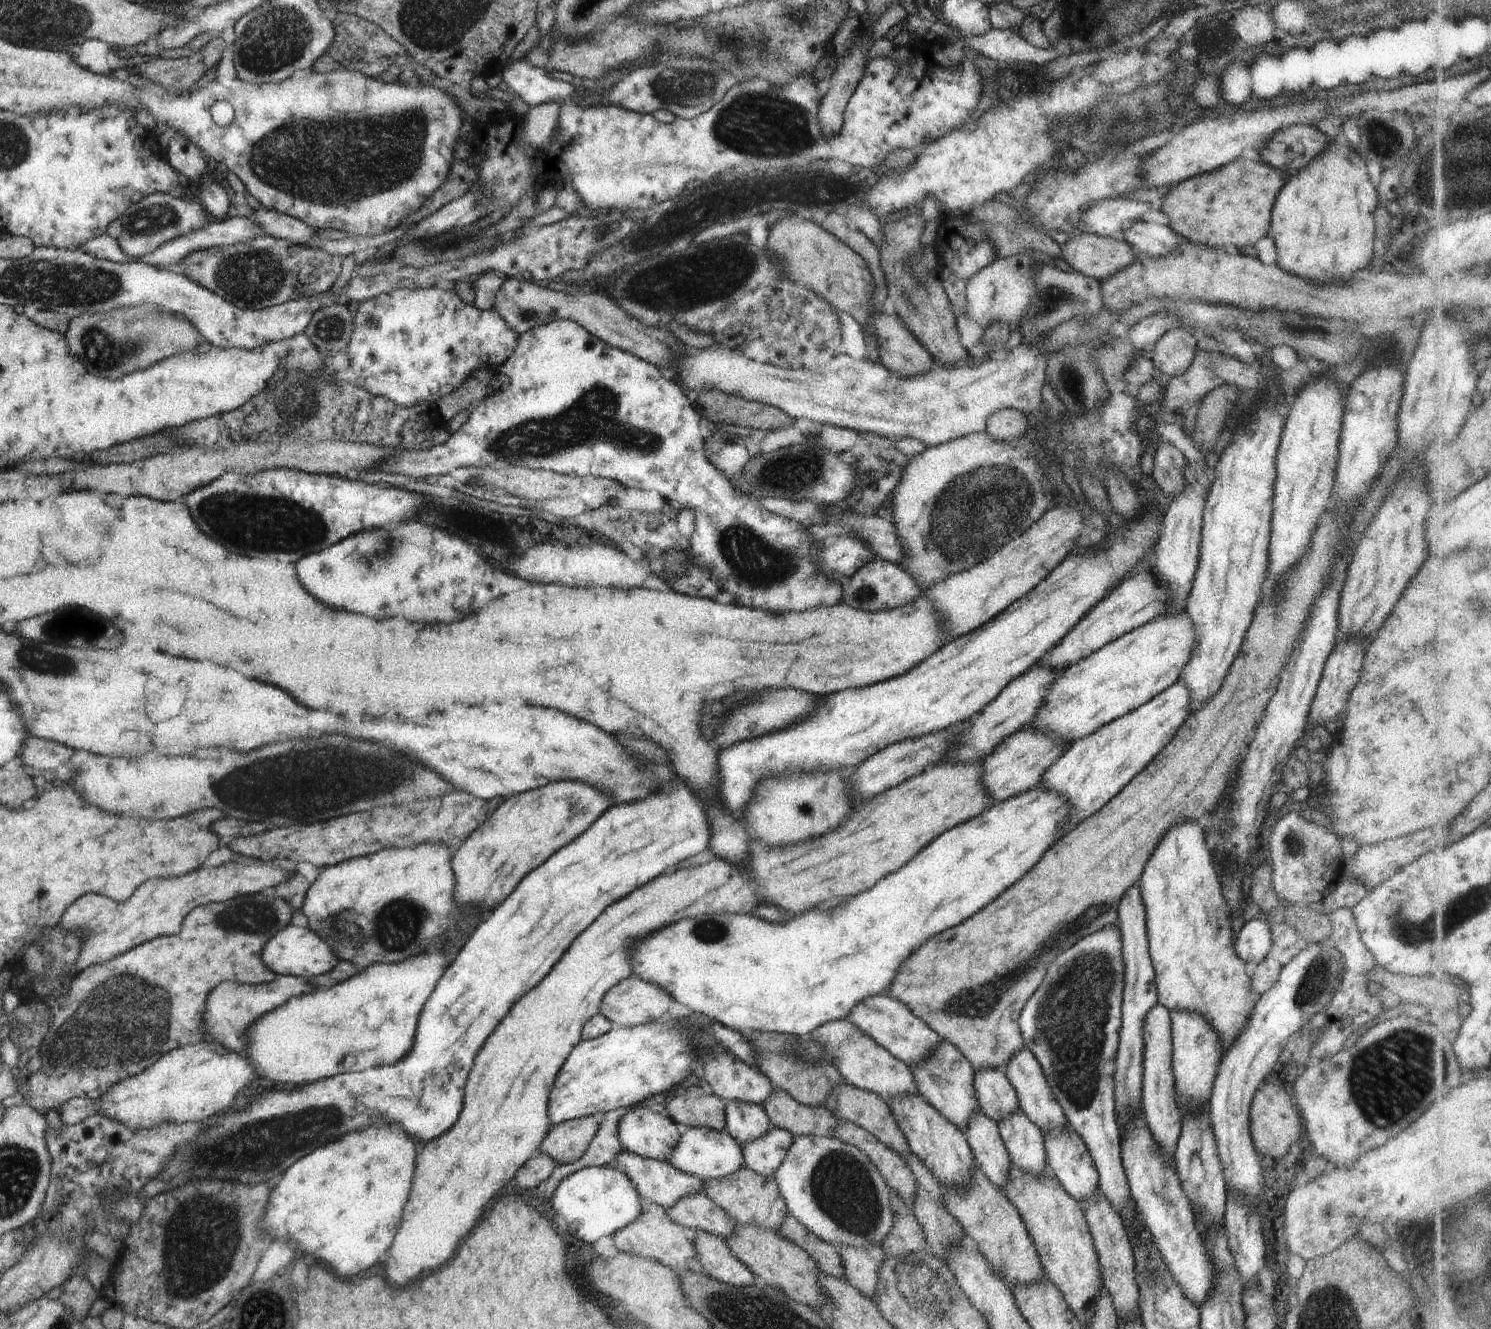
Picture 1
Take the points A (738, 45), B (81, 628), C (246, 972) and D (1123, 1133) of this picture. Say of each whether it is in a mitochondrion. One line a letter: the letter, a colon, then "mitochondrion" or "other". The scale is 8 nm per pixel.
A: mitochondrion
B: mitochondrion
C: other
D: other

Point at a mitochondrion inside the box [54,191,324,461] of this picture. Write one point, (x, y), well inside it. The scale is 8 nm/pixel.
(251, 278)

